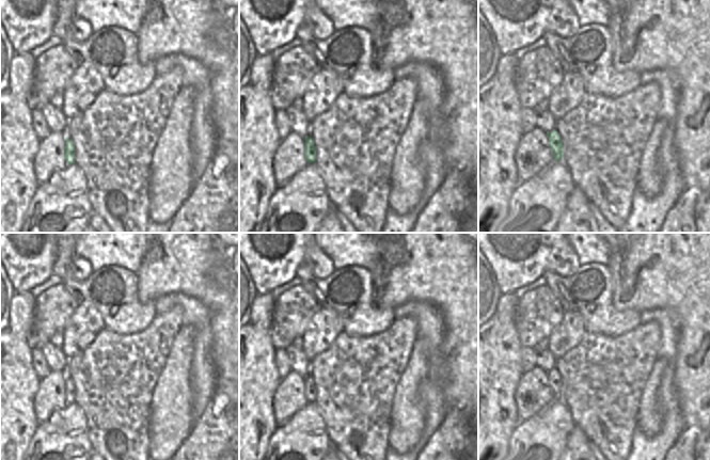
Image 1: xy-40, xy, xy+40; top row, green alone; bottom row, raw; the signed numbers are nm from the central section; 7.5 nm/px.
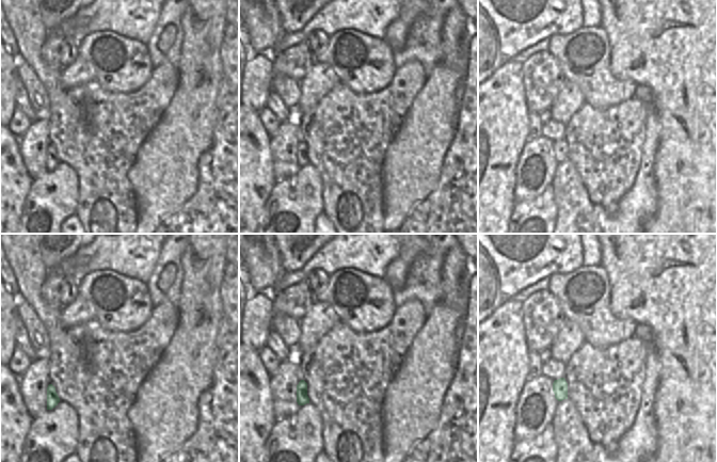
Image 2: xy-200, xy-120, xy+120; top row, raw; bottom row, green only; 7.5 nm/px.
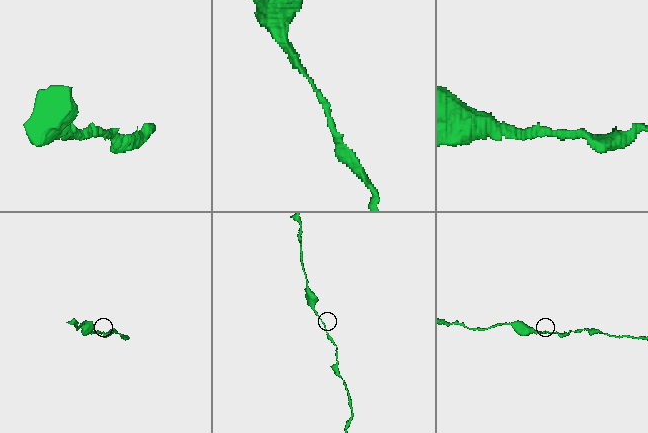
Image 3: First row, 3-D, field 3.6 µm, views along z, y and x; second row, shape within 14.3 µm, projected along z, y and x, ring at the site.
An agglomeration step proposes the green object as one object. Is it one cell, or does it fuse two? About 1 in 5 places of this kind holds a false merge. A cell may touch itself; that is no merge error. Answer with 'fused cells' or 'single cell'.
single cell

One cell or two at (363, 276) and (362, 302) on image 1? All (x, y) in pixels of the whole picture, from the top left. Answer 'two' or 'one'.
one

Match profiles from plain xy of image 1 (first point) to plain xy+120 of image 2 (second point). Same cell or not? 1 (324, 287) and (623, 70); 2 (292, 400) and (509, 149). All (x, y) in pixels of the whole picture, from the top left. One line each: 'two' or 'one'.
1: two
2: two

